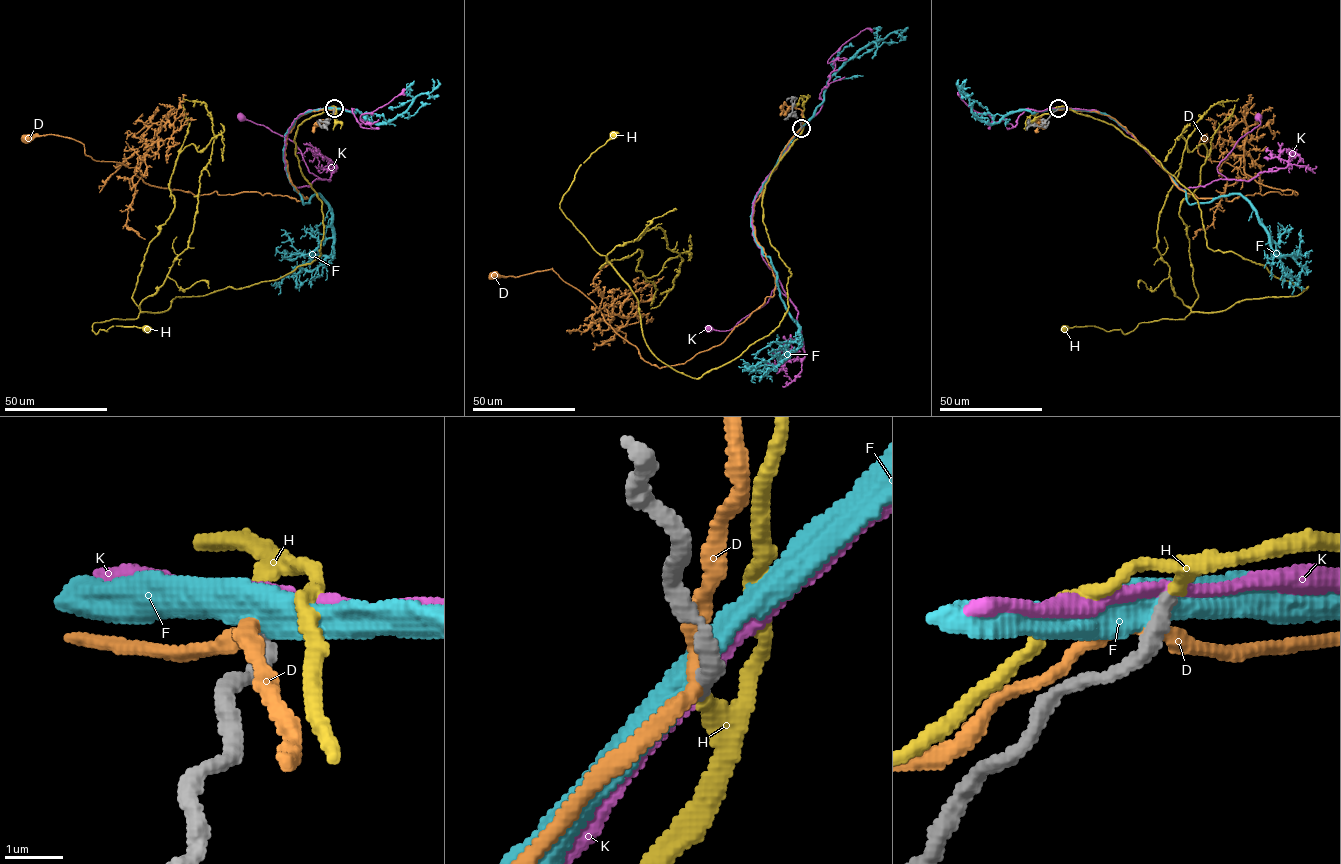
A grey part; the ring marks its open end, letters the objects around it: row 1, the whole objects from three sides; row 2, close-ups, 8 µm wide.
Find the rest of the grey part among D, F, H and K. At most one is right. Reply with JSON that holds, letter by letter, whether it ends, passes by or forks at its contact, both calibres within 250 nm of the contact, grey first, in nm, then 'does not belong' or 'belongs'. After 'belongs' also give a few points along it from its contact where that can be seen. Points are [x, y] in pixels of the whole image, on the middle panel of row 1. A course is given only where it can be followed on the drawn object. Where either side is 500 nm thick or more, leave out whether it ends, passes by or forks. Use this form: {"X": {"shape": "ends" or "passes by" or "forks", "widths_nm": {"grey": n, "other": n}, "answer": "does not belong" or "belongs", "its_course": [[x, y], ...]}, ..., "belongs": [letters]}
{"D": {"shape": "passes by", "widths_nm": {"grey": 380, "other": 260}, "answer": "does not belong"}, "F": {"shape": "passes by", "widths_nm": {"grey": 340, "other": 480}, "answer": "does not belong"}, "H": {"shape": "passes by", "widths_nm": {"grey": 280, "other": 220}, "answer": "belongs", "its_course": [[801, 128], [762, 198], [791, 273], [788, 309], [698, 379], [653, 354], [630, 286], [560, 209], [614, 134]]}, "K": {"shape": "passes by", "widths_nm": {"grey": 280, "other": 240}, "answer": "does not belong"}, "belongs": ["H"]}

